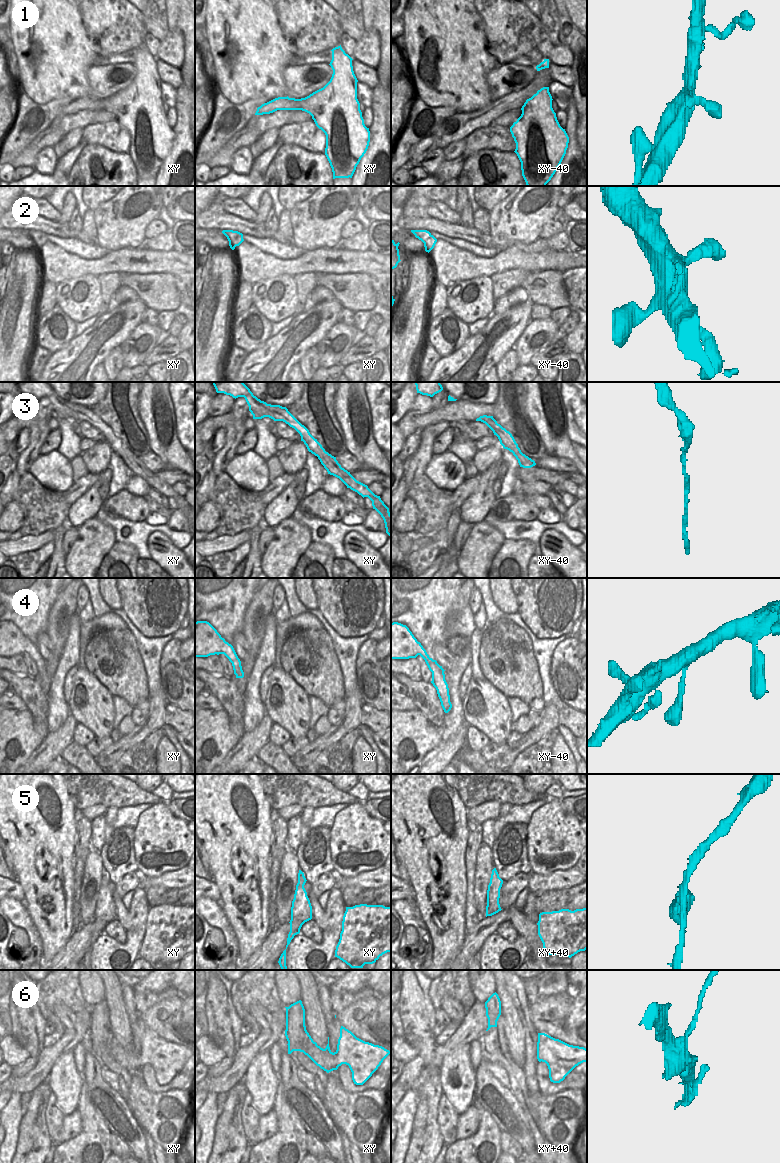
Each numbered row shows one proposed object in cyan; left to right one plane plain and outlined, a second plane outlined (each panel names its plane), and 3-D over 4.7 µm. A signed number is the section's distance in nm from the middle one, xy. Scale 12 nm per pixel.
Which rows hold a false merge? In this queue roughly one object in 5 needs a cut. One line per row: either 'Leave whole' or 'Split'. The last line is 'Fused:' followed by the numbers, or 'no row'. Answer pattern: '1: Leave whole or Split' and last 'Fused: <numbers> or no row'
1: Leave whole
2: Leave whole
3: Leave whole
4: Leave whole
5: Leave whole
6: Split
Fused: 6

